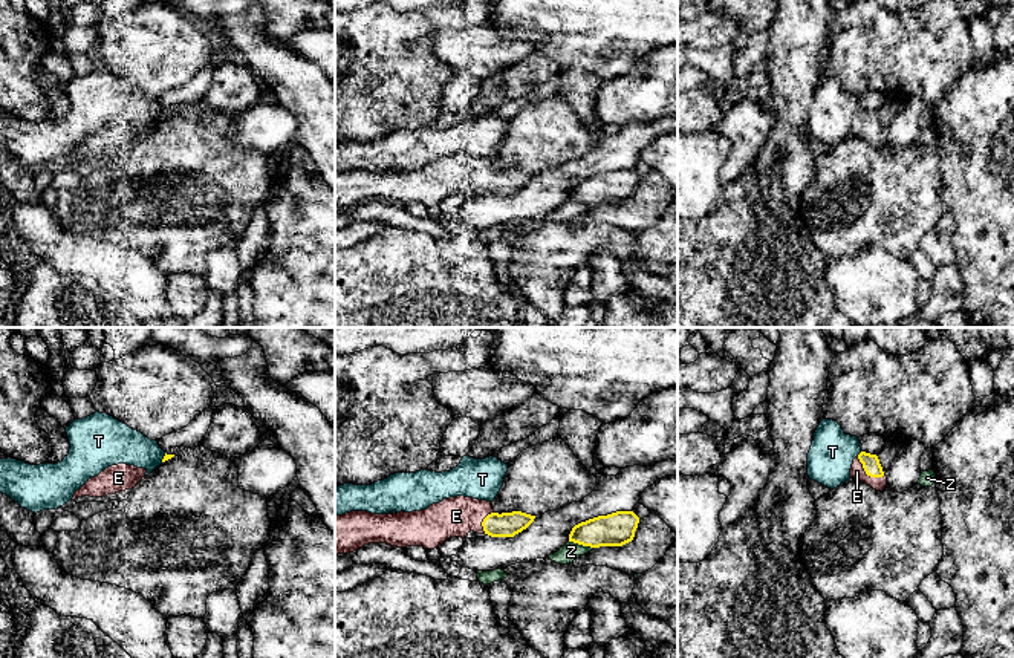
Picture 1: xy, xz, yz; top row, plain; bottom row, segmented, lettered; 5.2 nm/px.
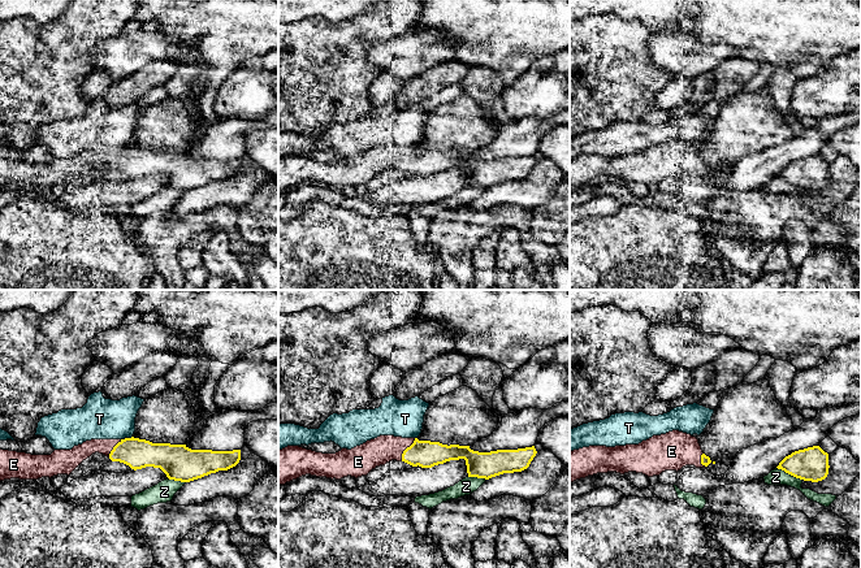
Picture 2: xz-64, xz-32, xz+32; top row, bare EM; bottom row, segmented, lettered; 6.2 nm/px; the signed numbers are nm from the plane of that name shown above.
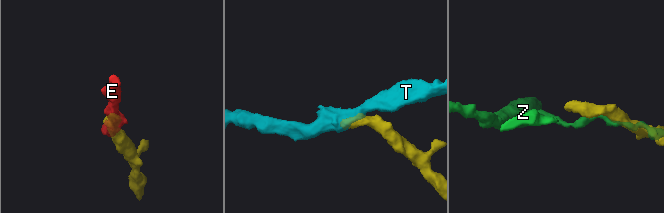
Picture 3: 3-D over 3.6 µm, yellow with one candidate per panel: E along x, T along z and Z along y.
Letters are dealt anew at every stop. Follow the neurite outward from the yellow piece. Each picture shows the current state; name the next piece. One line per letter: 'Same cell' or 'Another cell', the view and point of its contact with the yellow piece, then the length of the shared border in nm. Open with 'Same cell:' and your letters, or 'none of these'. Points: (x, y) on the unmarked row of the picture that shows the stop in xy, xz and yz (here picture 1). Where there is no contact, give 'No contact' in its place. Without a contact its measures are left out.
Same cell: E
E: Same cell. Touches yellow at yz (867, 132). Shared border 180 nm
T: Another cell. Touches yellow at yz (860, 110). Shared border 40 nm
Z: Another cell. Touches yellow at xz (581, 201). Shared border 130 nm

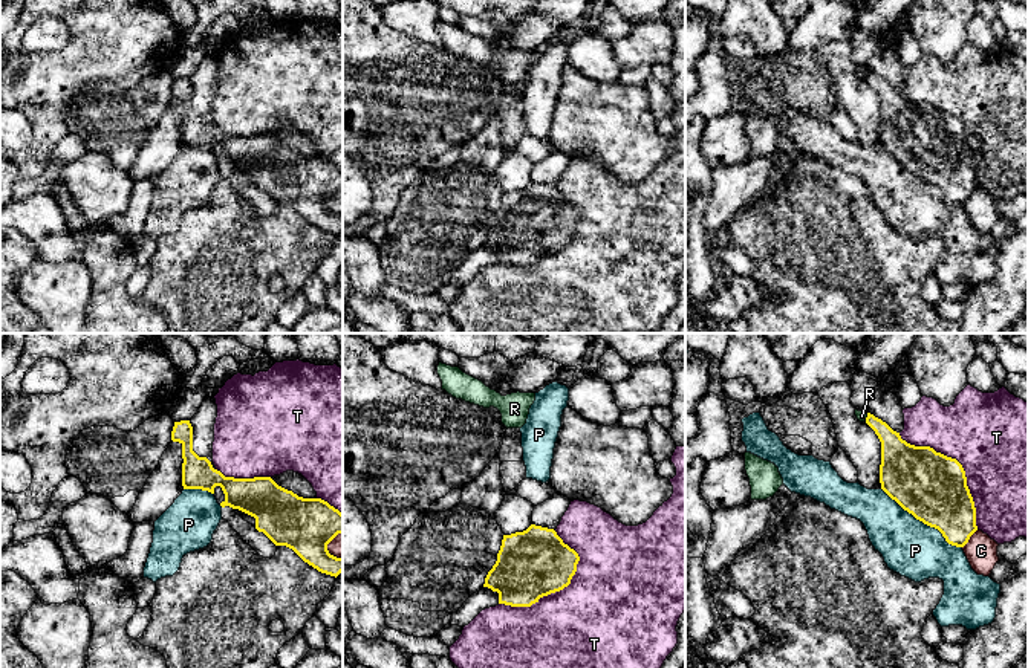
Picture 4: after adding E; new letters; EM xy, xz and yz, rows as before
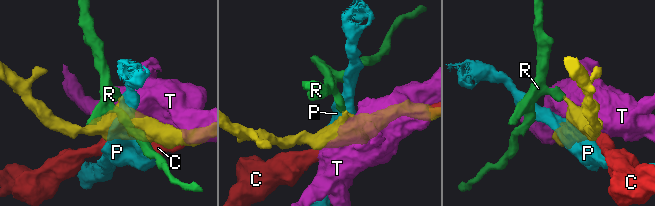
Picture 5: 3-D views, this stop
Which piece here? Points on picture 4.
Same cell: none of these
C: Another cell. Touches yellow at yz (969, 196). Shared border 130 nm
P: Another cell. Touches yellow at yz (923, 179). Shared border 550 nm
R: Another cell. Touches yellow at yz (866, 75). Shared border 50 nm
T: Another cell. Touches yellow at yz (961, 123). Shared border 650 nm

